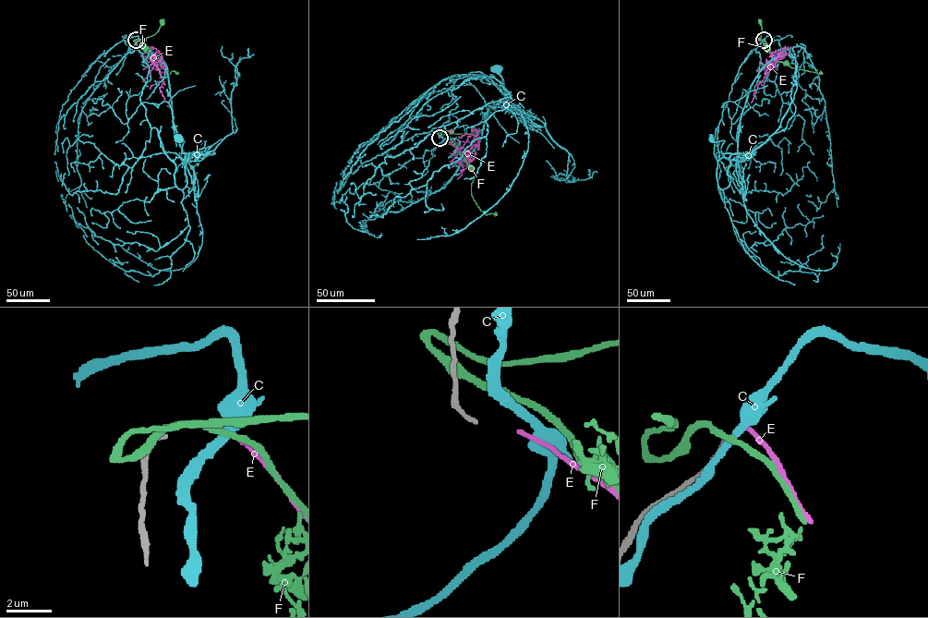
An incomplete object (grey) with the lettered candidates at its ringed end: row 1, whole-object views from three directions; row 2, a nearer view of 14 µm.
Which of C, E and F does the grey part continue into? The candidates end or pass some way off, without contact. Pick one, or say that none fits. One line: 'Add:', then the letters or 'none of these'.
Add: E

